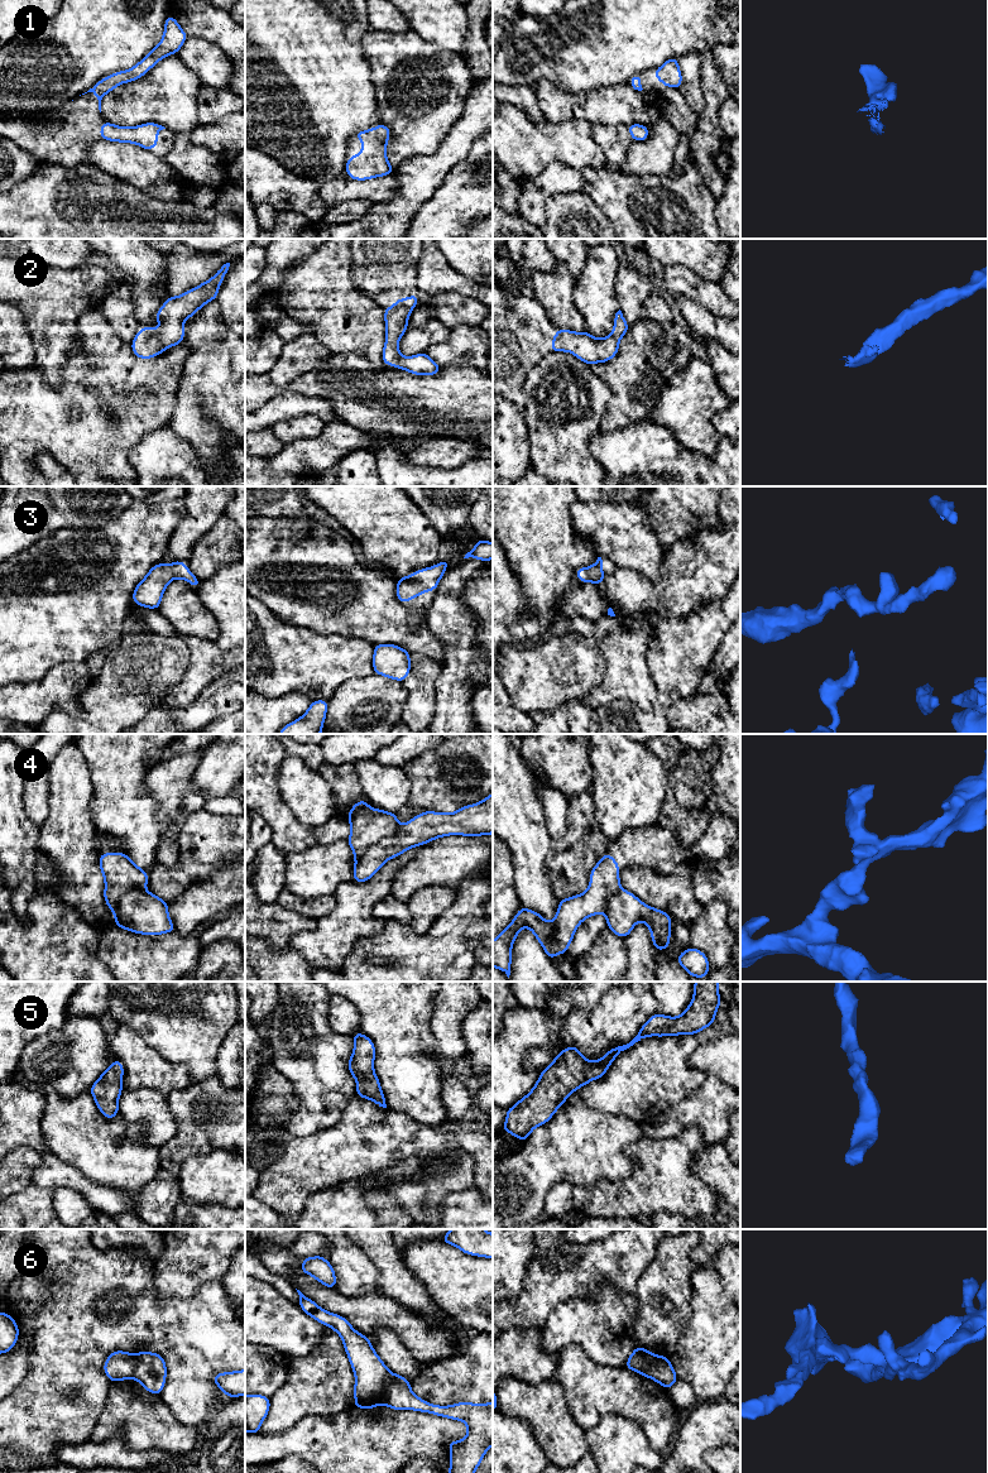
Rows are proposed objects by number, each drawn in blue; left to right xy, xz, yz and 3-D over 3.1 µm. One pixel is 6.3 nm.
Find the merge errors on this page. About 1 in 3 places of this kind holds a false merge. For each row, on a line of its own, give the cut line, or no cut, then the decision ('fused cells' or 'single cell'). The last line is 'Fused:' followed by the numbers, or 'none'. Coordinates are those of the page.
1: no cut | single cell
2: no cut | single cell
3: no cut | single cell
4: xz (399, 825), (394, 833), (373, 844), (355, 862) | fused cells
5: no cut | single cell
6: xz (391, 1372), (385, 1381), (382, 1400), (378, 1404) | fused cells
Fused: 4, 6

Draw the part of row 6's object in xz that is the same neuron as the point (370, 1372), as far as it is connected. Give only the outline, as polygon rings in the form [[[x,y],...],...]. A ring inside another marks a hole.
[[[299,1290],[297,1292],[299,1295],[299,1308],[318,1323],[334,1329],[342,1339],[355,1374],[354,1407],[377,1407],[382,1401],[390,1371],[375,1353],[371,1342],[361,1333],[358,1333],[344,1316],[321,1309]]]

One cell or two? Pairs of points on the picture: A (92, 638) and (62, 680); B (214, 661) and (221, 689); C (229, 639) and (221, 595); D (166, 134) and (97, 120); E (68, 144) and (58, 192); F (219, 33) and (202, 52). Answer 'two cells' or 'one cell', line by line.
A: two cells
B: two cells
C: one cell
D: one cell
E: two cells
F: two cells

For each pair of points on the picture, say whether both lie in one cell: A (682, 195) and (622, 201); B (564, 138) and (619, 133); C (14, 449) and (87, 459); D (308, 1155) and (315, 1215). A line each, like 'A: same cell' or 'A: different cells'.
A: same cell
B: different cells
C: same cell
D: different cells

